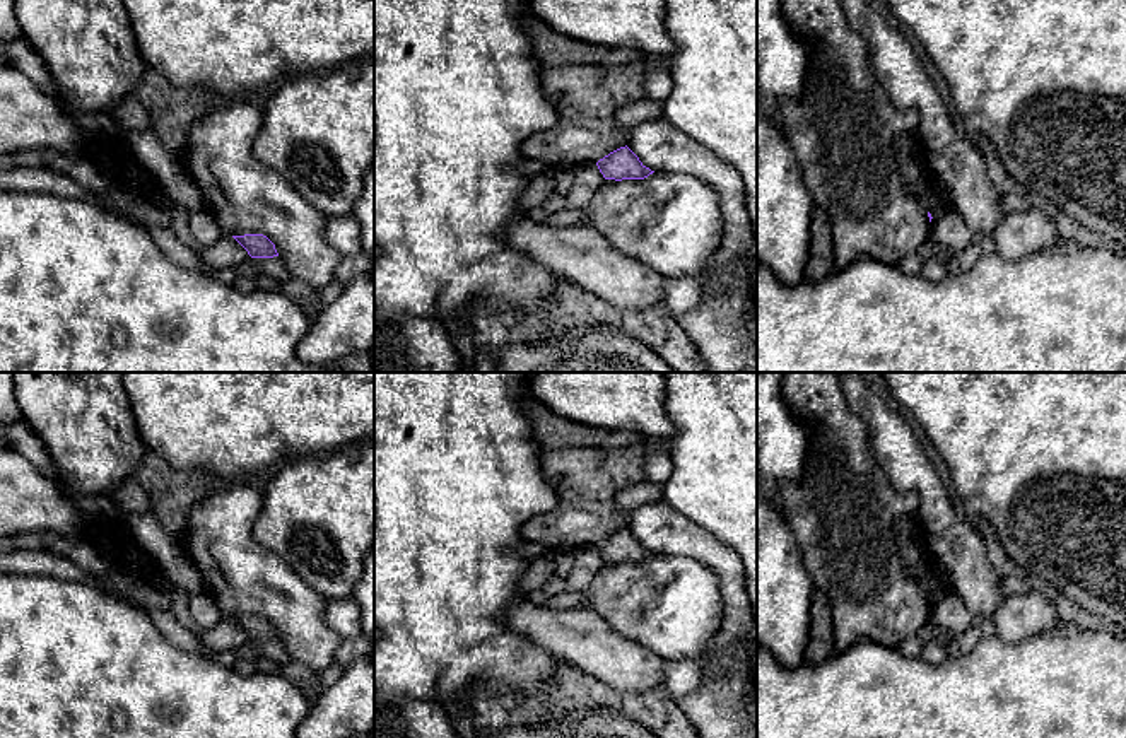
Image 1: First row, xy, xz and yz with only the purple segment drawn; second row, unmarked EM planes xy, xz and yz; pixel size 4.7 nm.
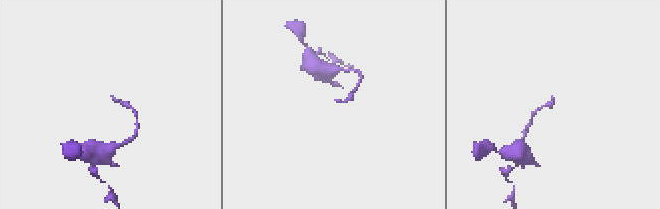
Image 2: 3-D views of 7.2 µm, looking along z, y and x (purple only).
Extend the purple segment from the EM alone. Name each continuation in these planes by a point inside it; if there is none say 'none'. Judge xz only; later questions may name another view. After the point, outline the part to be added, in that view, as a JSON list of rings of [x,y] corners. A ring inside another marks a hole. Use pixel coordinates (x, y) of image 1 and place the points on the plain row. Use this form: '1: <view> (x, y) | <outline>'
none

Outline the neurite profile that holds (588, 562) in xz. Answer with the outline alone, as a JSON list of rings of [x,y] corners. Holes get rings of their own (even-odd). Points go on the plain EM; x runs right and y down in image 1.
[[[596,545],[579,548],[574,567],[566,579],[567,591],[583,591],[605,564]]]

